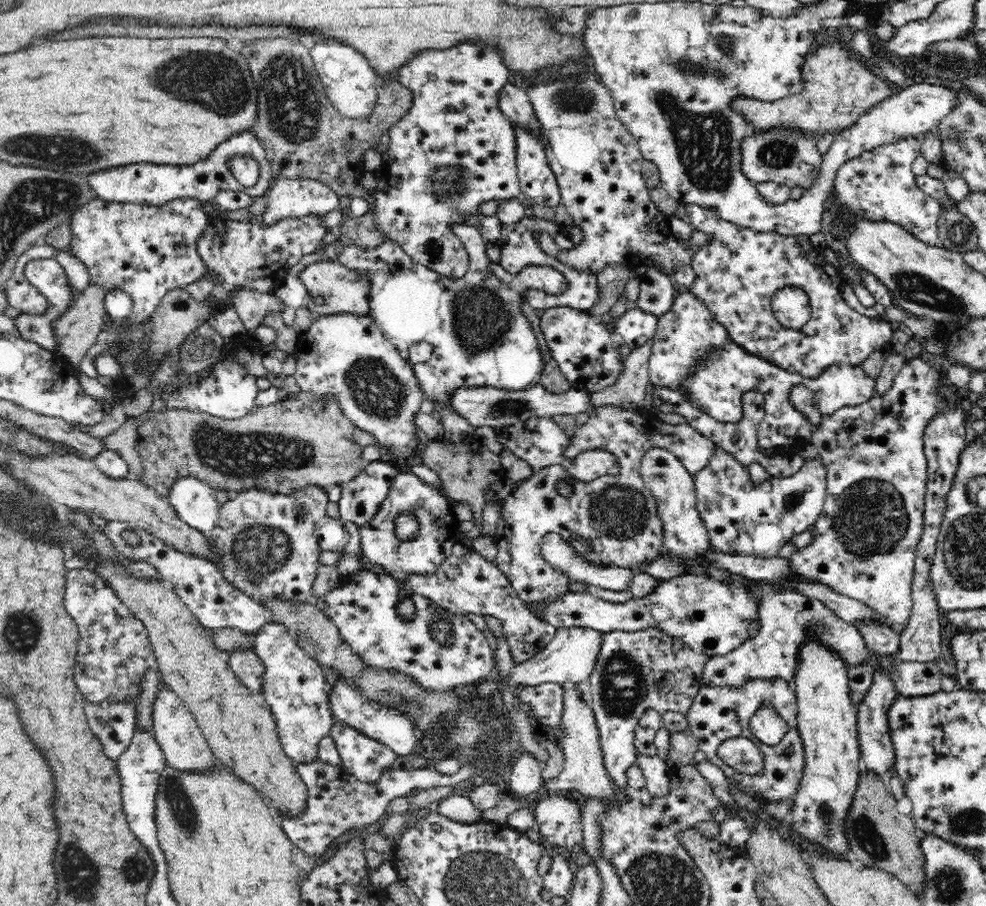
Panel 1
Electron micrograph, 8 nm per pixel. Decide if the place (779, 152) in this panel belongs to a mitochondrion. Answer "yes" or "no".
yes

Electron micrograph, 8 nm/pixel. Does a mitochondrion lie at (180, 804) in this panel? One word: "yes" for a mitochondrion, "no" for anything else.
yes

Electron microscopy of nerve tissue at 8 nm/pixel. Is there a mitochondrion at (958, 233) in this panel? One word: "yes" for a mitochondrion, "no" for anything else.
yes

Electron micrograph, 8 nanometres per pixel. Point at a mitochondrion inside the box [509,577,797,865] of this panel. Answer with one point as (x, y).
(622, 682)

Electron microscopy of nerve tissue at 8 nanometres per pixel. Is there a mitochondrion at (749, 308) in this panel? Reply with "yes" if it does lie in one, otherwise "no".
yes

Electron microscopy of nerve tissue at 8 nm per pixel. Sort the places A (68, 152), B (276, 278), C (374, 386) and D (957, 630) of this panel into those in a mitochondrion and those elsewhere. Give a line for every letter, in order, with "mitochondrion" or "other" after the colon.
A: mitochondrion
B: other
C: mitochondrion
D: other

